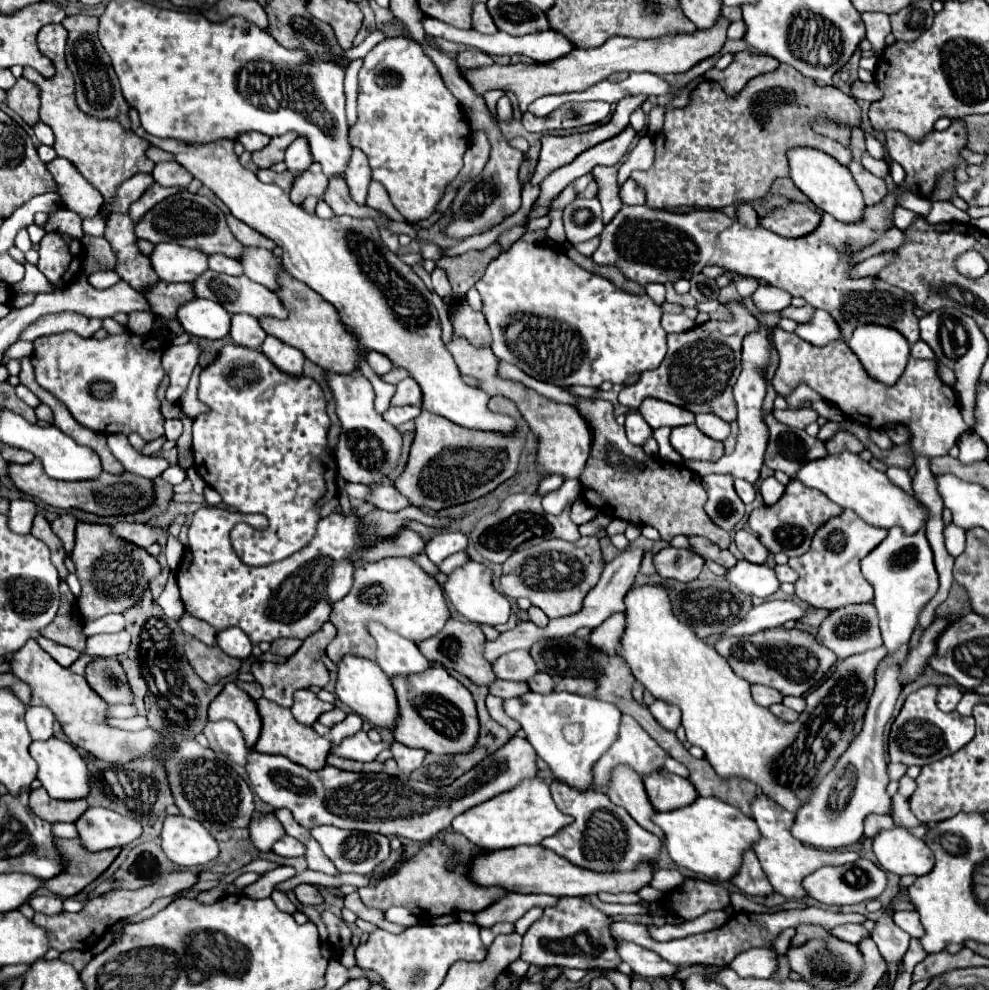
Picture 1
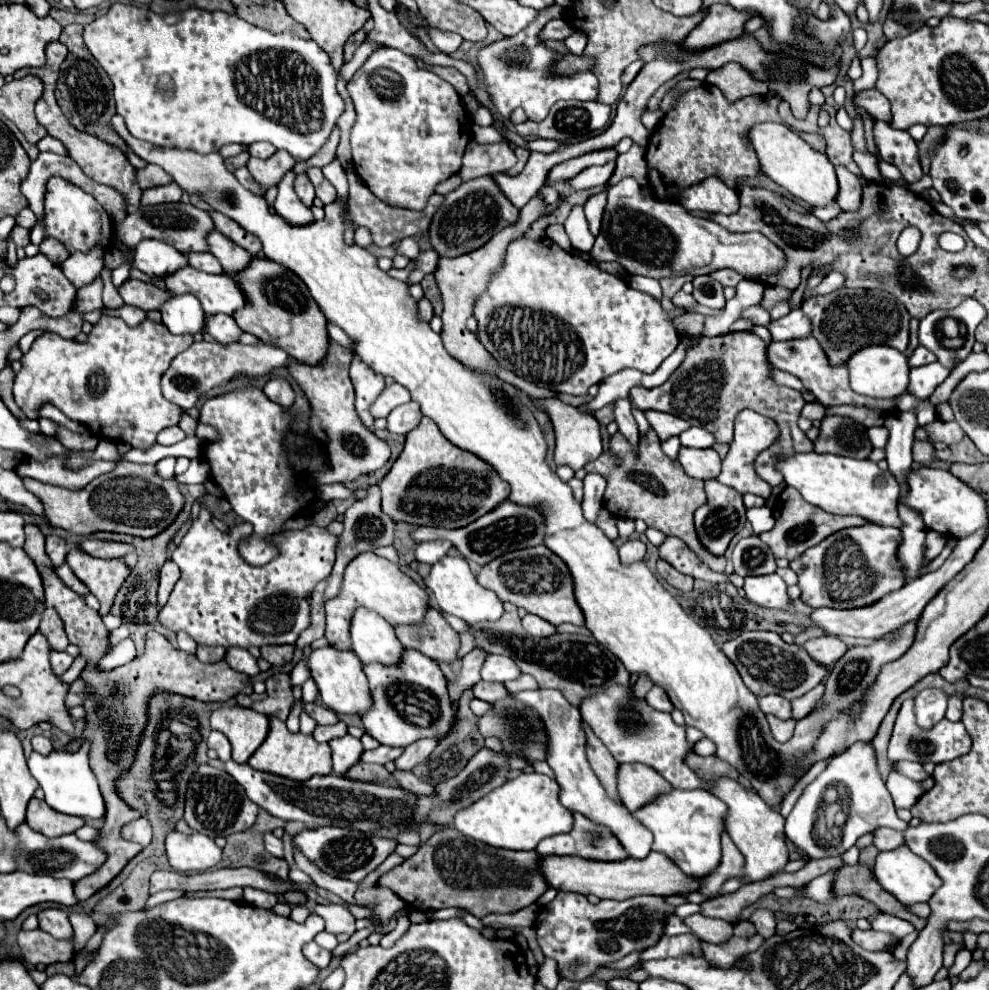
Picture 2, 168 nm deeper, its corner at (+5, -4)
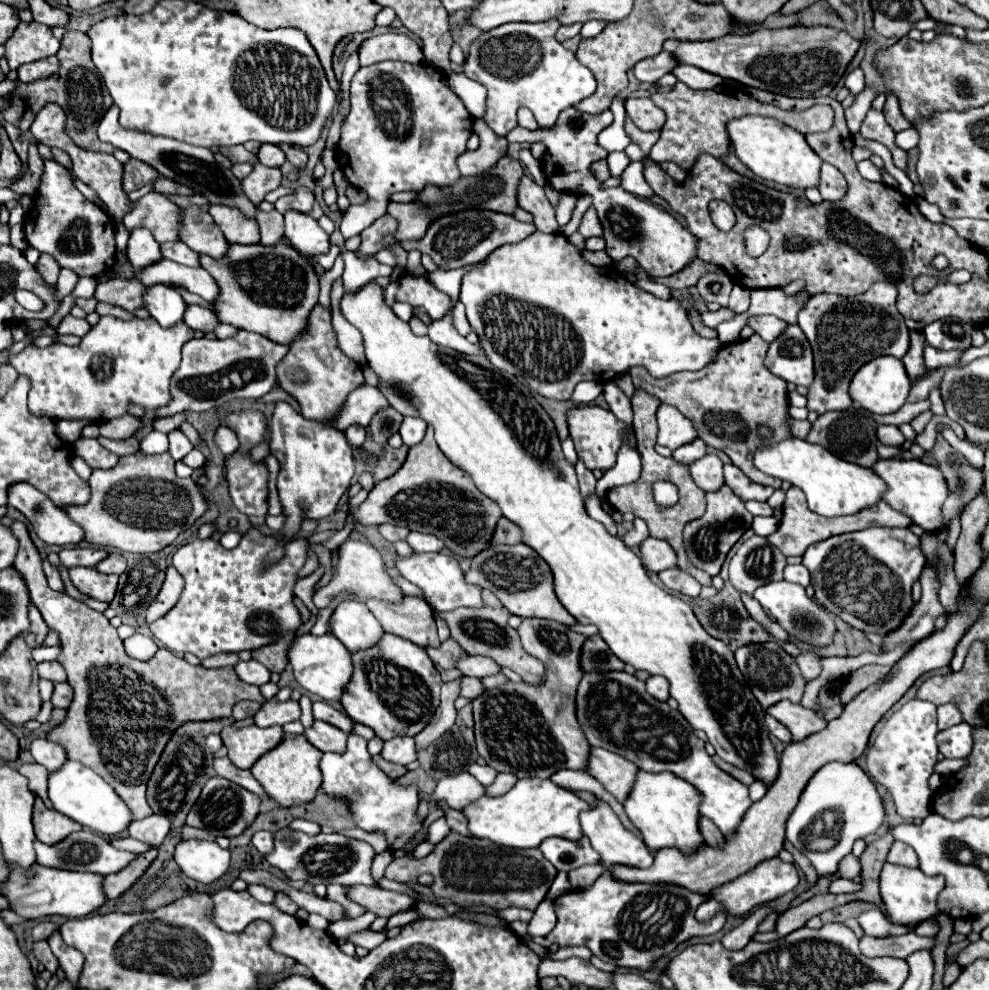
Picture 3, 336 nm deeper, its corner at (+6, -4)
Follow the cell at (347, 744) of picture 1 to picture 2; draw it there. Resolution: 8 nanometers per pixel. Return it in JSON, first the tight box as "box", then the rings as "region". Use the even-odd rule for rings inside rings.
{"box":[361,746,403,764],"region":[[[379,746],[375,750],[367,750],[361,756],[361,762],[373,762],[373,764],[387,764],[399,758],[399,754],[403,754],[403,748],[395,748],[395,746]]]}

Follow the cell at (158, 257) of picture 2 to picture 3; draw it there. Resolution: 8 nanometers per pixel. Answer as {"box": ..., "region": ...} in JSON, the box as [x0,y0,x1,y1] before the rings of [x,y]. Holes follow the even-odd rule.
{"box":[126,228,162,270],"region":[[[136,228],[130,232],[126,252],[128,252],[128,260],[134,266],[134,270],[142,270],[150,264],[156,264],[162,258],[160,244],[154,240],[150,230],[146,228]]]}

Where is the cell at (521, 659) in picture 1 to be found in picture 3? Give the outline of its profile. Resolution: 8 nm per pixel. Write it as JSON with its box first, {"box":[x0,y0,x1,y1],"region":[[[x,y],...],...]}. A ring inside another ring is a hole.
{"box":[456,656,502,678],"region":[[[466,656],[458,660],[456,668],[462,672],[462,676],[476,676],[476,678],[486,678],[502,672],[502,666],[486,656]]]}

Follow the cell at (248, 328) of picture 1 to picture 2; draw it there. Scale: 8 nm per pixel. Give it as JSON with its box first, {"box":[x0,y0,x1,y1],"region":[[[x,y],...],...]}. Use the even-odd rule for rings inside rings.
{"box":[205,314,241,344],"region":[[[211,314],[205,318],[205,332],[223,344],[229,342],[237,342],[237,338],[241,336],[239,326],[235,324],[235,320],[229,314]]]}

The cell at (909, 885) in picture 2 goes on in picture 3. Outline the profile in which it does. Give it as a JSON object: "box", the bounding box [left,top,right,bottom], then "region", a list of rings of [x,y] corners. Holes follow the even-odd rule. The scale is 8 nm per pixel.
{"box":[880,862,944,926],"region":[[[886,862],[880,874],[880,894],[884,900],[884,906],[888,910],[888,918],[894,924],[904,926],[916,926],[922,920],[934,918],[938,914],[936,908],[936,896],[944,888],[942,876],[926,876],[918,868],[902,868],[900,864]]]}

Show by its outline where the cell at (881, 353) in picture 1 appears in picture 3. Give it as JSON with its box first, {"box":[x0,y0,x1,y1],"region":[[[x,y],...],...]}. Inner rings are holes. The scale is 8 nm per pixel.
{"box":[850,356,910,414],"region":[[[878,356],[866,362],[850,382],[850,396],[856,408],[864,408],[874,414],[890,414],[896,412],[908,398],[910,392],[910,376],[904,370],[902,360],[894,360],[892,356]]]}

